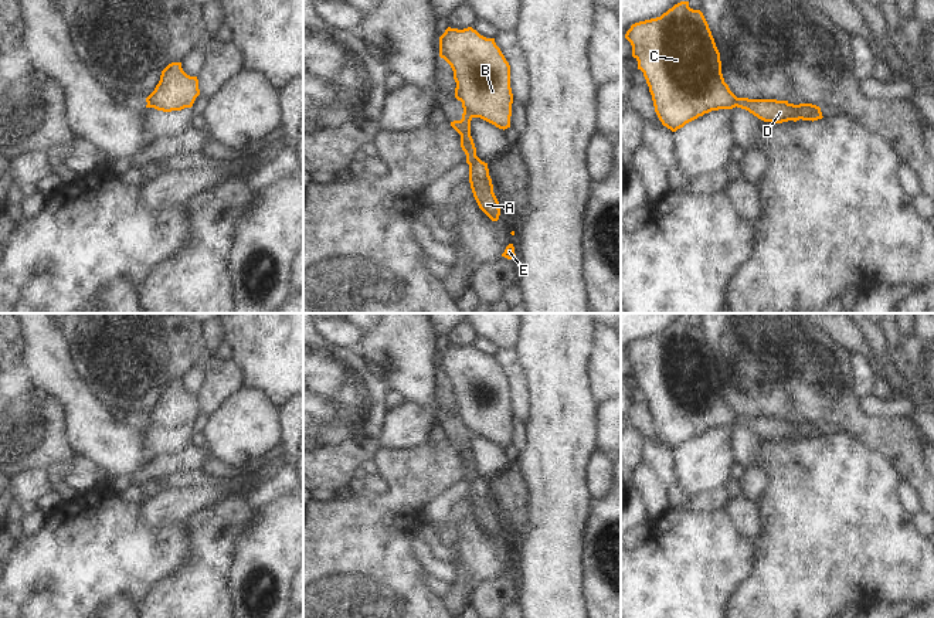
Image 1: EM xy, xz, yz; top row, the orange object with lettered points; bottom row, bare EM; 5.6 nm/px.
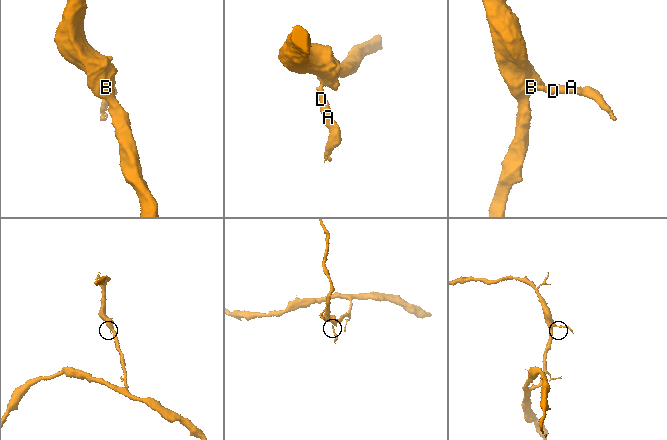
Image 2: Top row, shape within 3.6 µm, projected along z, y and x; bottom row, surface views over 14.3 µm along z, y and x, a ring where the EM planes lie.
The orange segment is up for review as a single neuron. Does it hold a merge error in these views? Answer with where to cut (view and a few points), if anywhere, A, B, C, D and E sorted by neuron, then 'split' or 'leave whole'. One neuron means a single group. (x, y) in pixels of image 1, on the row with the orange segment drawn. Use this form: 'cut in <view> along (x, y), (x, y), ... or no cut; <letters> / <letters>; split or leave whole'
cut in xz along (464, 109), (474, 116); A D E / B C; split

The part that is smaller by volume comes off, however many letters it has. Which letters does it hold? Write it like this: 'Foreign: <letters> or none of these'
Foreign: A, D, E

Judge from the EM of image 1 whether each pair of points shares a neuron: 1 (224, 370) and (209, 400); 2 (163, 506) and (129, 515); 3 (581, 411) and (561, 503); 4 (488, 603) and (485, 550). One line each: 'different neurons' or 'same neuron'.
1: same neuron
2: different neurons
3: same neuron
4: different neurons

